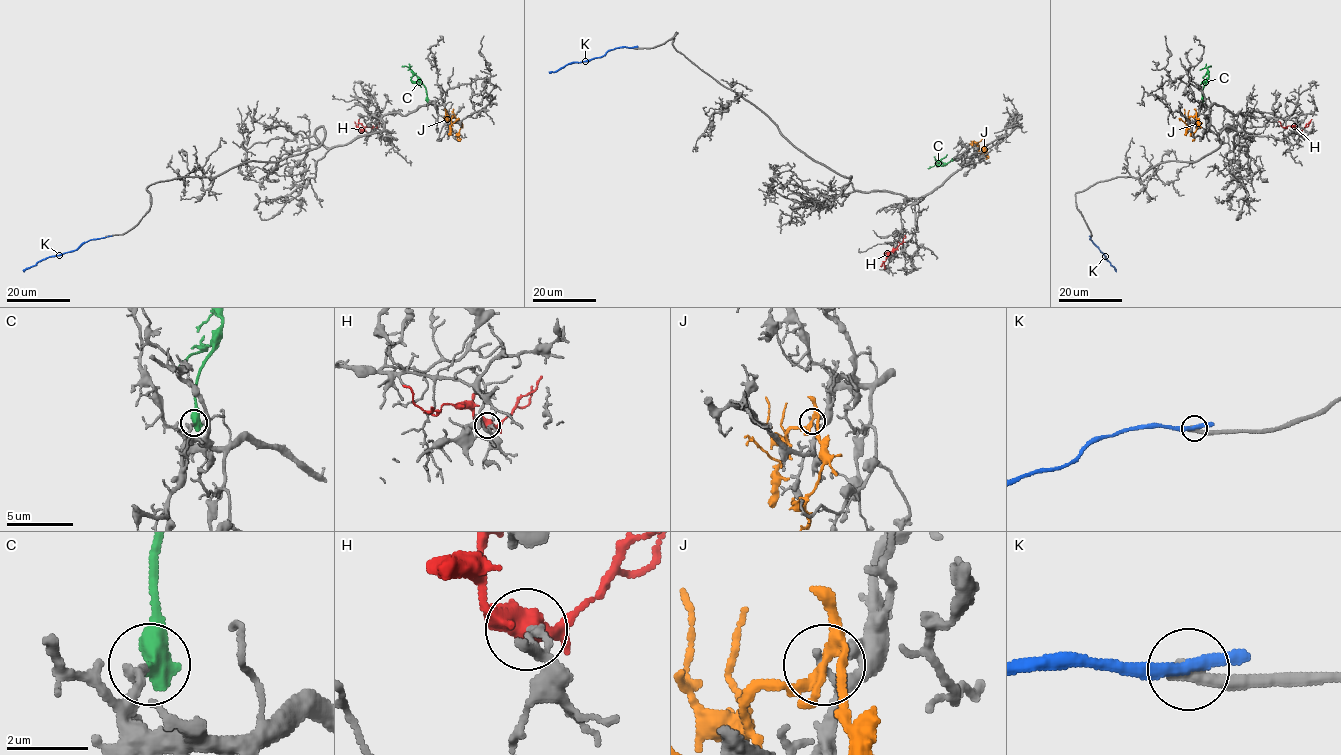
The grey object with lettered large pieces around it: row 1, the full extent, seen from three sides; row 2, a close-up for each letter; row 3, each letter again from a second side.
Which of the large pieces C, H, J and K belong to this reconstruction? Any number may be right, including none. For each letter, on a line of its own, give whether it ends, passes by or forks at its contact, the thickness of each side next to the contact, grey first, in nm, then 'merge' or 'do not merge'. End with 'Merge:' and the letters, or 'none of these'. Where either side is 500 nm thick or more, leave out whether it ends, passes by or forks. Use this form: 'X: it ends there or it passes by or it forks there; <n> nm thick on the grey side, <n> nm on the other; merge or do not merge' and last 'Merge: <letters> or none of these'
C: it forks there; 220 nm thick on the grey side, 320 nm on the other; merge
H: it forks there; 100 nm thick on the grey side, 440 nm on the other; do not merge
J: it forks there; 110 nm thick on the grey side, 240 nm on the other; do not merge
K: it passes by; 400 nm thick on the grey side, 260 nm on the other; do not merge
Merge: C

